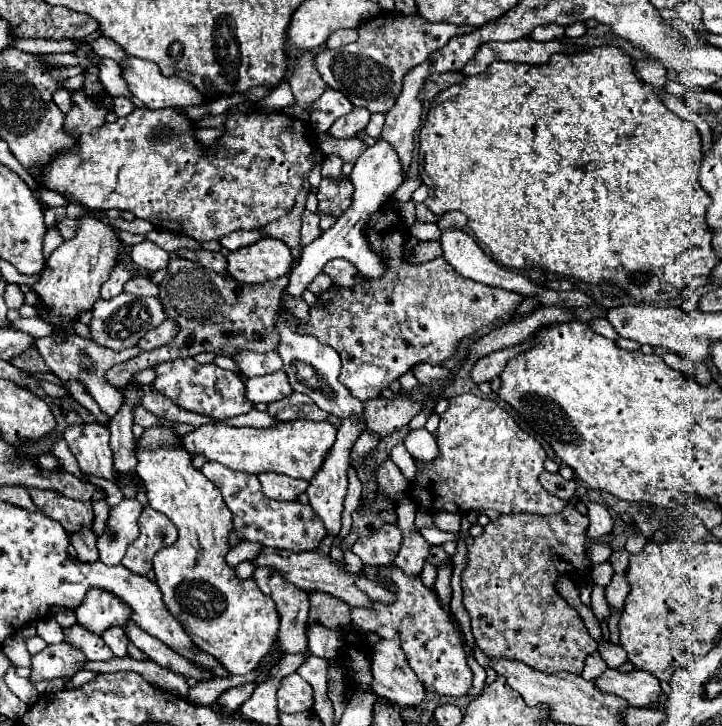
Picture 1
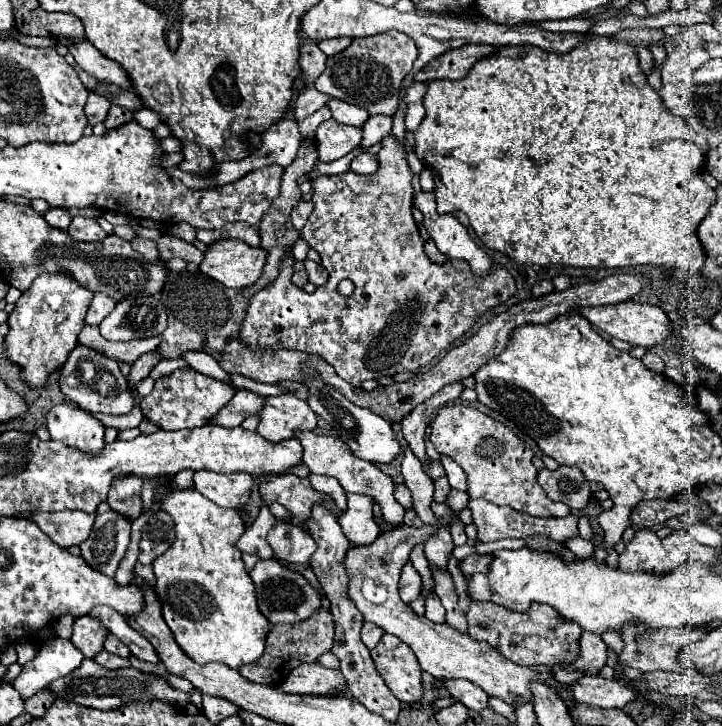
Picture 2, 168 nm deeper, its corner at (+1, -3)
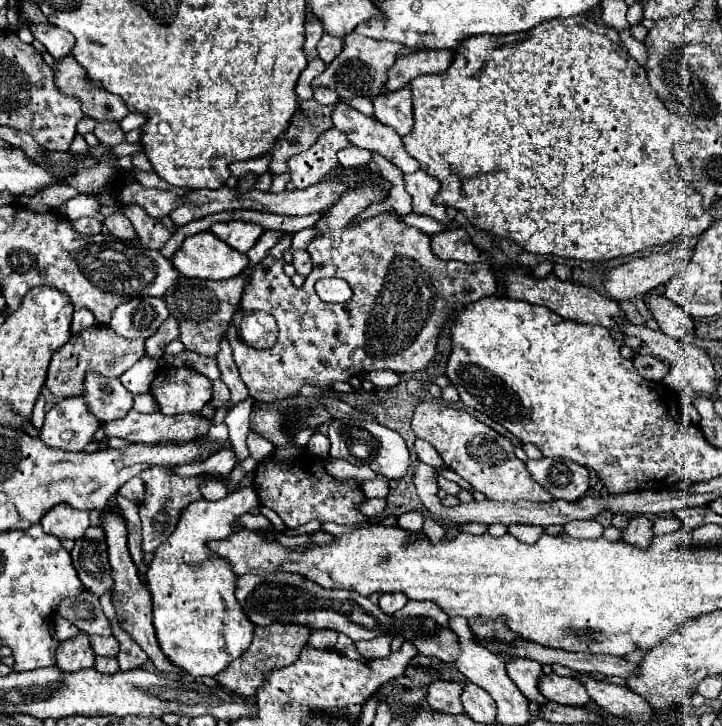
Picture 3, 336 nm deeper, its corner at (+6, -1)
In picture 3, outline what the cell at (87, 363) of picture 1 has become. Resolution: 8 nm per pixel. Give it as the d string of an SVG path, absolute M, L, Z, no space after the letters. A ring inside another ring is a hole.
M102 373L86 375L82 397L88 411L102 423L122 419L132 409L132 393L120 383L120 379Z

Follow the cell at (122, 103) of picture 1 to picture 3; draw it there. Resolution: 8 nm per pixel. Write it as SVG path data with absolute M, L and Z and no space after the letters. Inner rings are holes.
M100 121L94 127L94 135L104 145L118 145L124 141L124 131L118 121Z

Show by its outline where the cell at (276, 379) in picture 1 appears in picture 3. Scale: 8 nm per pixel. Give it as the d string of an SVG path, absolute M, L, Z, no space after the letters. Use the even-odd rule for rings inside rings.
M130 411L124 419L108 421L108 437L124 437L136 443L166 443L166 441L194 441L210 431L212 421L200 413L180 413L166 417L162 413L138 413Z

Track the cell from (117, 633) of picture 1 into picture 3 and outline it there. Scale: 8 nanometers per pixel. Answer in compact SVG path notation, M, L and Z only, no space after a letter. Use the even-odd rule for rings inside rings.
M90 635L90 643L96 655L102 657L116 657L118 655L118 641L114 637L98 637L98 635Z

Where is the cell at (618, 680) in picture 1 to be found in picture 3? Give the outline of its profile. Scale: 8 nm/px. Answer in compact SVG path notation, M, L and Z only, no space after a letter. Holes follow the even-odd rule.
M556 673L544 675L540 681L540 689L548 701L562 705L588 705L592 699L586 689L574 677L558 677Z

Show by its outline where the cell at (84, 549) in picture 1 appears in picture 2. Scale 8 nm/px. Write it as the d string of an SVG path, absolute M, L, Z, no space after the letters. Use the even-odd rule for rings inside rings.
M63 511L63 513L37 513L29 517L35 521L51 541L61 547L71 547L83 543L93 527L95 515L83 511Z

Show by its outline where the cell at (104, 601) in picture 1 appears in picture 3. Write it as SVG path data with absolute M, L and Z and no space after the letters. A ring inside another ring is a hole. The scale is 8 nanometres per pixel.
M80 633L60 643L56 651L56 665L62 671L78 671L94 665L94 651L90 649L88 633Z

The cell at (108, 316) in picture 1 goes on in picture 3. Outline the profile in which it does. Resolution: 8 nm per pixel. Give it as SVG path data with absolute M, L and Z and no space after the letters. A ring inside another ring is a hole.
M140 297L114 309L108 327L126 339L148 339L168 319L166 303L158 297Z

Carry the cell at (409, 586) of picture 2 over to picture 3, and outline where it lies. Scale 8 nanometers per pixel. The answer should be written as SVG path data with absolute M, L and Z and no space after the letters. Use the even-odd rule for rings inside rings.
M384 593L380 599L378 599L378 605L380 609L386 613L386 615L392 615L396 611L400 611L410 599L404 597L404 593Z

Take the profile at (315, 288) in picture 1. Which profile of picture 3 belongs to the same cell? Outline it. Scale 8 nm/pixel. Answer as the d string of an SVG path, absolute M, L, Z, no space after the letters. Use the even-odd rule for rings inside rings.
M294 251L292 265L296 267L296 273L300 273L302 277L308 277L310 269L312 269L312 261L310 261L308 251Z

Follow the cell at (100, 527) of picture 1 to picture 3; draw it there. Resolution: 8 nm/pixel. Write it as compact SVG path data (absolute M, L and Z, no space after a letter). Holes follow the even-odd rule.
M40 395L38 401L36 401L36 405L34 405L34 411L32 411L32 425L34 425L34 429L38 429L38 431L42 429L44 415L46 415L44 405L46 405L46 399L44 399L44 395Z

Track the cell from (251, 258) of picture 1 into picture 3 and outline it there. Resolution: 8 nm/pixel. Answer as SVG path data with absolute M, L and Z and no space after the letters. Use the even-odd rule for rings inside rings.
M202 231L184 239L182 249L172 257L172 263L184 277L220 281L240 275L250 265L250 259L240 251L230 249L230 245L212 233Z

